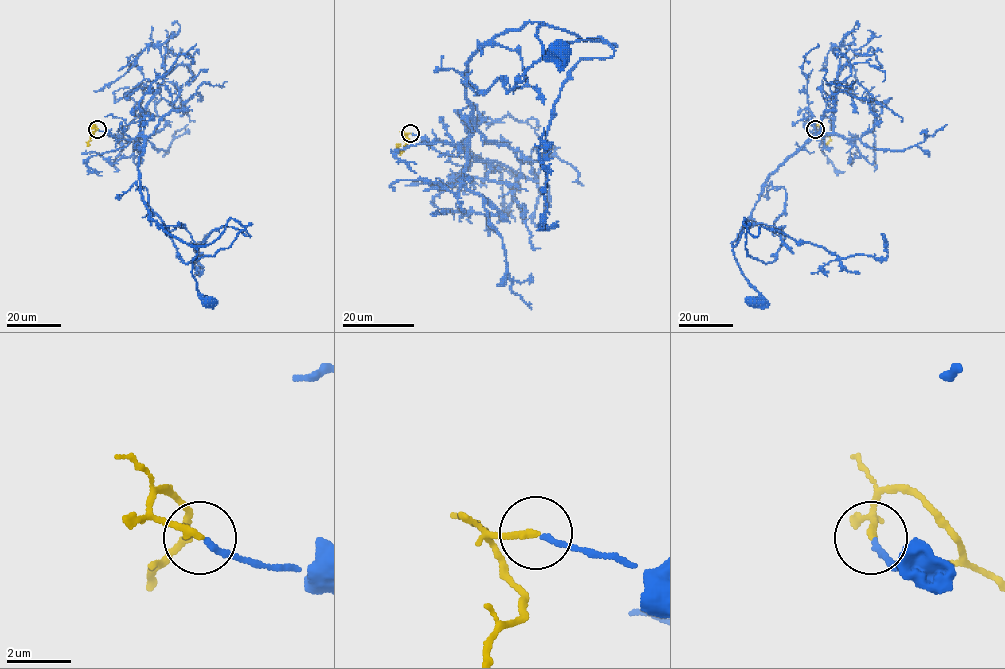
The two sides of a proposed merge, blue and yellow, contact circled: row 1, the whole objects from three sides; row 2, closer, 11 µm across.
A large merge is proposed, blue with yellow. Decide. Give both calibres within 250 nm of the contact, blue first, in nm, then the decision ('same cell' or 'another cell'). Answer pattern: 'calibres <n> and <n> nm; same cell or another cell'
calibres 170 and 240 nm; same cell

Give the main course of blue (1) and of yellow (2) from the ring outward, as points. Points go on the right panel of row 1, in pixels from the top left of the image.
1: (815, 129), (822, 140), (819, 135), (809, 139), (772, 174), (732, 243), (743, 276), (759, 294), (752, 302)
2: (815, 129), (818, 125), (829, 137), (823, 146)

